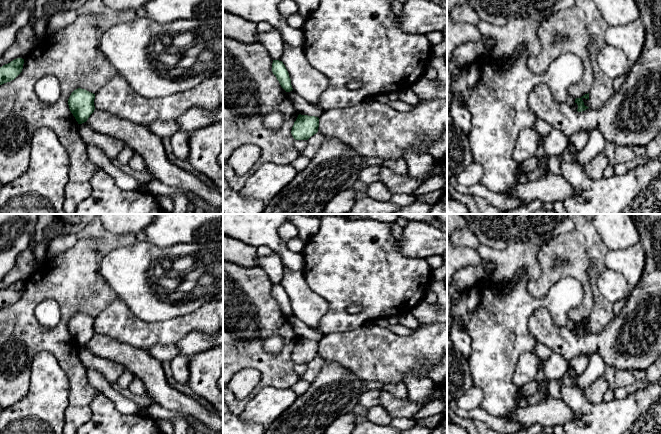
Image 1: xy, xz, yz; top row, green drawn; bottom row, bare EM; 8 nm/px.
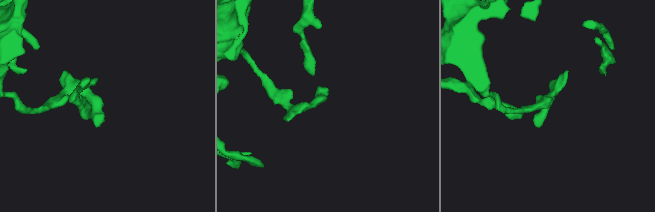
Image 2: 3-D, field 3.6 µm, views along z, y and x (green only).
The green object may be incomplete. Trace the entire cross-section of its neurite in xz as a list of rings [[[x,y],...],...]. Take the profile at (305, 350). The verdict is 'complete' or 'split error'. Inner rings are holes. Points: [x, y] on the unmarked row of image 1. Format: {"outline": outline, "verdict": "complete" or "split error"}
{"outline": [[[299,338],[291,354],[295,364],[308,364],[318,356],[319,342]]], "verdict": "complete"}

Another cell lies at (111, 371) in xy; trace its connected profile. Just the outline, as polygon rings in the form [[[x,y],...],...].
[[[79,348],[79,359],[84,365],[99,371],[105,379],[116,386],[117,378],[126,370],[122,365],[93,356],[89,351]]]

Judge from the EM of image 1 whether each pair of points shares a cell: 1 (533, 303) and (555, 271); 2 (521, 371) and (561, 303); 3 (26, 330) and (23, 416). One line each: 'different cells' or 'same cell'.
1: different cells
2: different cells
3: different cells

